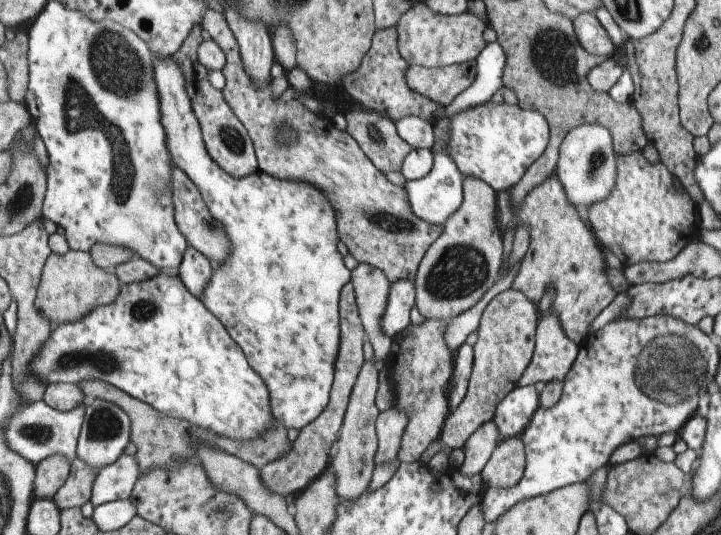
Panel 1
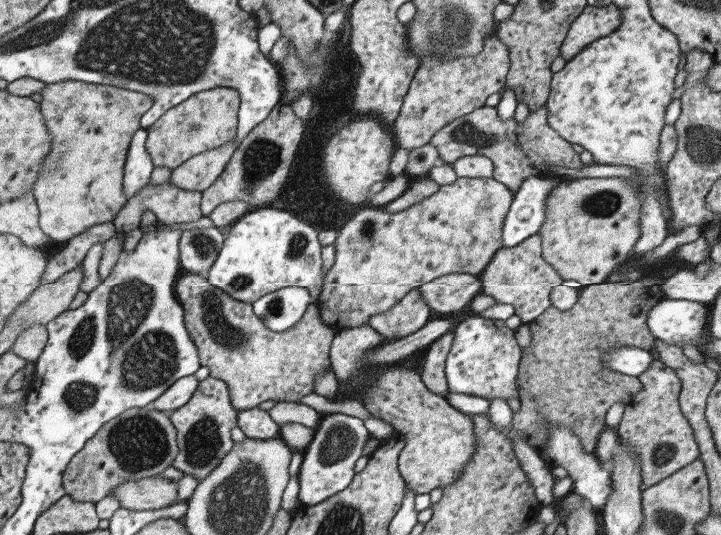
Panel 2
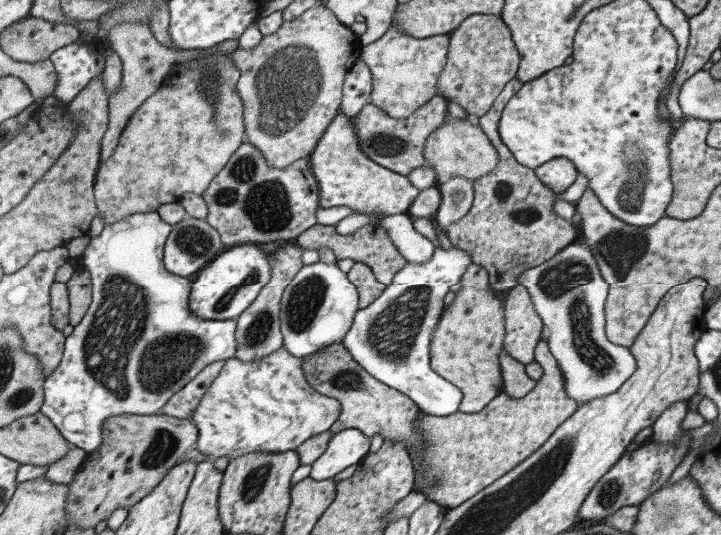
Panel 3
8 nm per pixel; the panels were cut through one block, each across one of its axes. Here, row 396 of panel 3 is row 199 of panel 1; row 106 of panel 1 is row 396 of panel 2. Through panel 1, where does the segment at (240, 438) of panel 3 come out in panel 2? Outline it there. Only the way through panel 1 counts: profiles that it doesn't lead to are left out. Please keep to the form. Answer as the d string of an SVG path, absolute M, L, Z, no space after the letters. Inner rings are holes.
M183 376L183 378L175 380L157 400L147 404L147 410L159 410L159 412L169 414L169 412L185 406L191 400L197 386L199 386L199 382L195 376Z

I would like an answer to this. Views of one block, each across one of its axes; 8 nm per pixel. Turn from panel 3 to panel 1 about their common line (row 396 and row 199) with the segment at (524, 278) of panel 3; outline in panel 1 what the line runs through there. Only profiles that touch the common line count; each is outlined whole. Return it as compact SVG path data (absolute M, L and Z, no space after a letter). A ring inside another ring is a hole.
M583 124L575 126L569 134L565 134L563 142L559 144L559 160L553 172L571 204L581 210L581 214L597 202L603 202L611 190L615 188L617 168L615 168L615 152L613 152L613 138L607 128L597 124Z

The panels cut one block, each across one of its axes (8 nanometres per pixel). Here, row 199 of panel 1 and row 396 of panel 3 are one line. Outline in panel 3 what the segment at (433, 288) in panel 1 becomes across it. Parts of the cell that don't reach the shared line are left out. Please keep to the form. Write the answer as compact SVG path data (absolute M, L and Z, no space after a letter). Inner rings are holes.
M471 264L459 280L461 290L455 294L453 302L441 314L437 328L433 330L429 346L429 366L431 372L443 376L447 382L455 384L463 400L459 412L477 414L481 412L499 392L503 390L503 378L499 372L497 356L503 348L503 304L495 294L489 294L489 272Z

